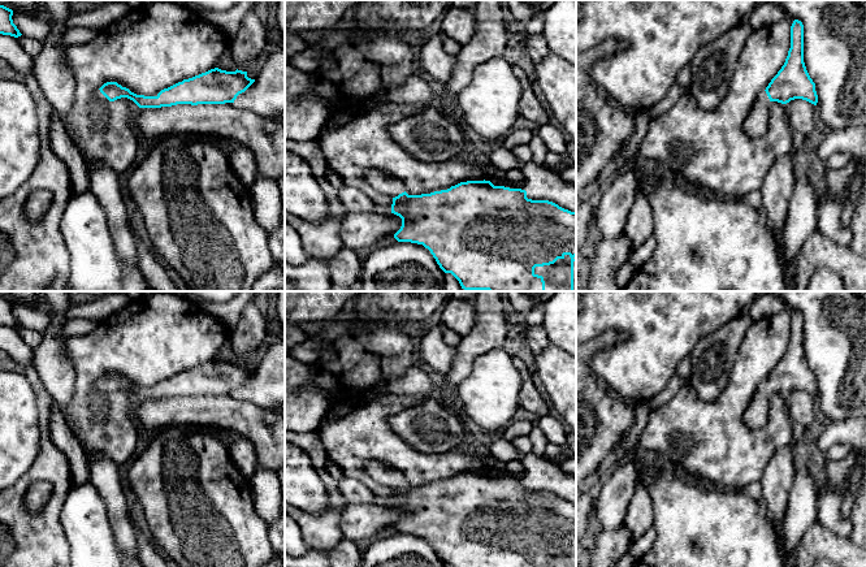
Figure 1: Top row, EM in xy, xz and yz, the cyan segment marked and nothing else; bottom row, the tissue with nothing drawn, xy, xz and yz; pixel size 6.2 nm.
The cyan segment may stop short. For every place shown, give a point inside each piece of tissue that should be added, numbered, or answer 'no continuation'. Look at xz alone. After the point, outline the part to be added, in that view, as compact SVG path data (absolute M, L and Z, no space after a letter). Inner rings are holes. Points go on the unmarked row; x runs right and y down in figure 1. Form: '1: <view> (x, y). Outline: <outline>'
1: xz (384, 475). Outline: M369 460L365 466L365 469L377 484L384 485L387 489L395 489L406 482L402 471L386 466L378 460Z
2: xz (562, 558). Outline: M564 546L563 550L558 550L554 555L536 558L534 566L538 566L538 567L571 567L570 546Z

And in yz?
1: yz (756, 416). Outline: M766 382L759 384L744 412L744 424L748 428L759 429L767 424L770 415L770 394Z

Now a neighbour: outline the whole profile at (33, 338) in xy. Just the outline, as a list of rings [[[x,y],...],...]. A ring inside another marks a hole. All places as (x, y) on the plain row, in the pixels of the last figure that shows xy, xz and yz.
[[[23,326],[16,330],[20,333],[25,343],[35,352],[35,350],[39,347],[42,342],[42,333],[34,329],[23,328]]]

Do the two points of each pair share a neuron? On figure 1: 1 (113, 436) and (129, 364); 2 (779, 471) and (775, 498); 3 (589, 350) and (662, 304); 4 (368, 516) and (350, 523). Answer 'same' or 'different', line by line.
1: same
2: same
3: different
4: same

